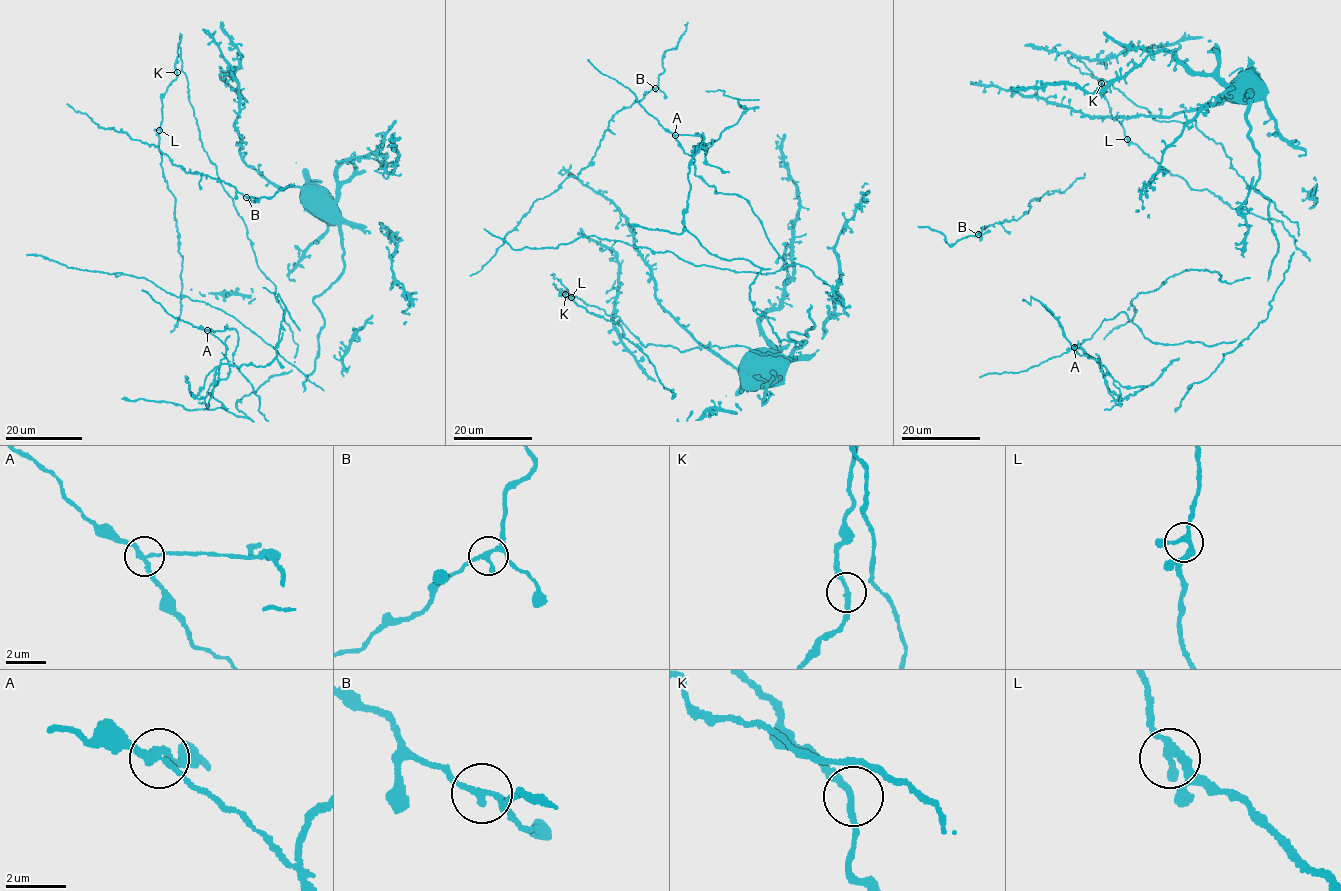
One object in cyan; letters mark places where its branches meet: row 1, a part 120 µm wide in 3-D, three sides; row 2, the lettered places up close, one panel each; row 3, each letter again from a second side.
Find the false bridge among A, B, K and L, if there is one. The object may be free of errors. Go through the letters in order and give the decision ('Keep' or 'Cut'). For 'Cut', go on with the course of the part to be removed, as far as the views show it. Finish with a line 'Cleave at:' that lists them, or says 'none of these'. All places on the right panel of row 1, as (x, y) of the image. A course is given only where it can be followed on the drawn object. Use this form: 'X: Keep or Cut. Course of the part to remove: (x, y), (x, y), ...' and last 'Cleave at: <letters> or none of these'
A: Cut. Course of the part to remove: (1075, 346), (1099, 363), (1100, 359), (1076, 353), (1058, 322), (1041, 302), (1032, 298), (1029, 303), (1022, 300)
B: Keep
K: Keep
L: Keep
Cleave at: A

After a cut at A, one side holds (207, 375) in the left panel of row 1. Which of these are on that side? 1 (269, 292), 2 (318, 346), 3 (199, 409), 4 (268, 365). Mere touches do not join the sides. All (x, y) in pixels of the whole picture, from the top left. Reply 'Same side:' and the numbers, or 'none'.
Same side: 1, 4

